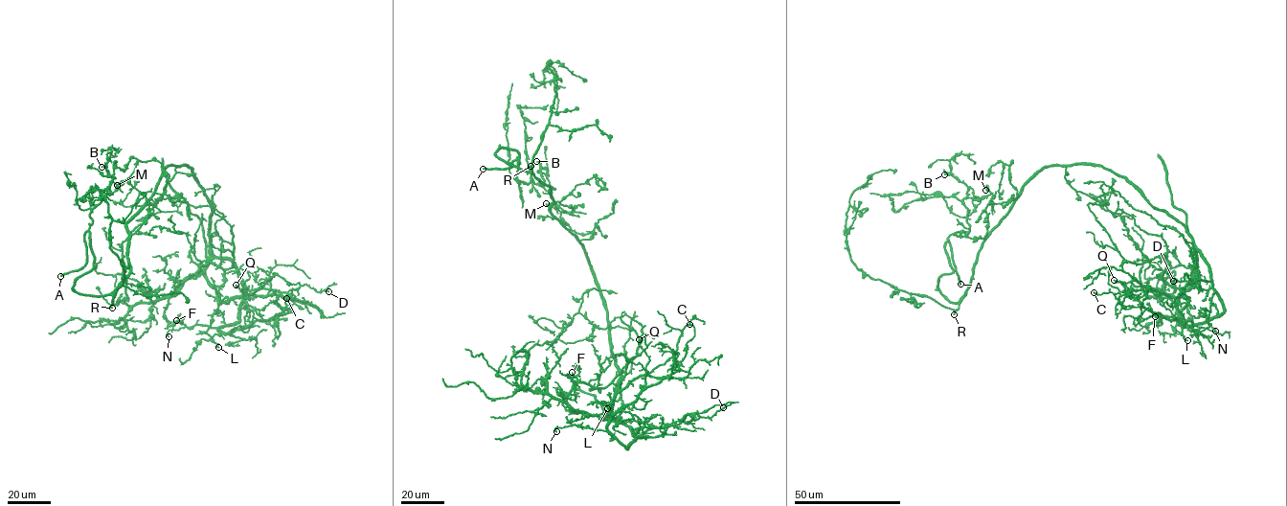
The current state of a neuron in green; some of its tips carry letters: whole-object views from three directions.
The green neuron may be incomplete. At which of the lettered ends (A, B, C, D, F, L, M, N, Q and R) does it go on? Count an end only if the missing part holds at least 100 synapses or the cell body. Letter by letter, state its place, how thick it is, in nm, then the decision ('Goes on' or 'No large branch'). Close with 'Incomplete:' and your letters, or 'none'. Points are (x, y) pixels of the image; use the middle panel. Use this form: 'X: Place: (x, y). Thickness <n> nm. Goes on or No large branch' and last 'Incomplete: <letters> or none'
A: Place: (483, 169). Thickness 360 nm. Goes on
B: Place: (536, 161). Thickness 200 nm. No large branch
C: Place: (689, 324). Thickness 300 nm. No large branch
D: Place: (723, 407). Thickness 260 nm. No large branch
F: Place: (572, 372). Thickness 240 nm. No large branch
L: Place: (607, 408). Thickness 200 nm. No large branch
M: Place: (546, 203). Thickness 500 nm. No large branch
N: Place: (556, 431). Thickness 140 nm. No large branch
Q: Place: (639, 339). Thickness 200 nm. No large branch
R: Place: (530, 166). Thickness 300 nm. Goes on
Incomplete: A, R

